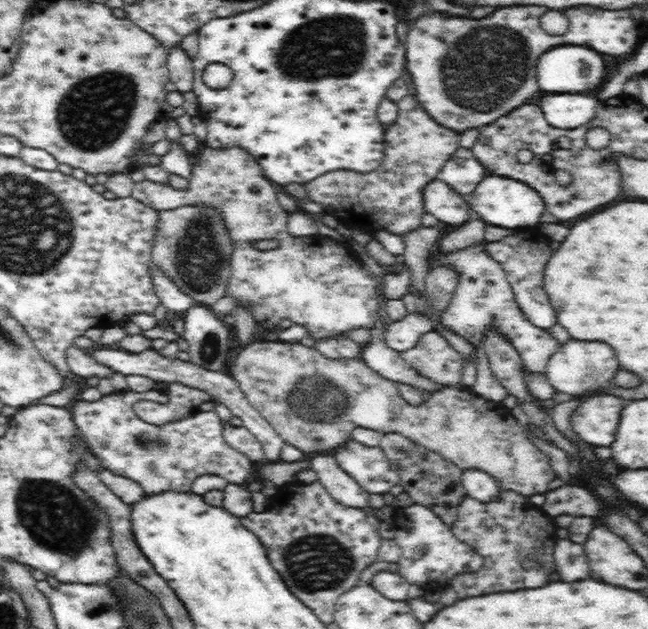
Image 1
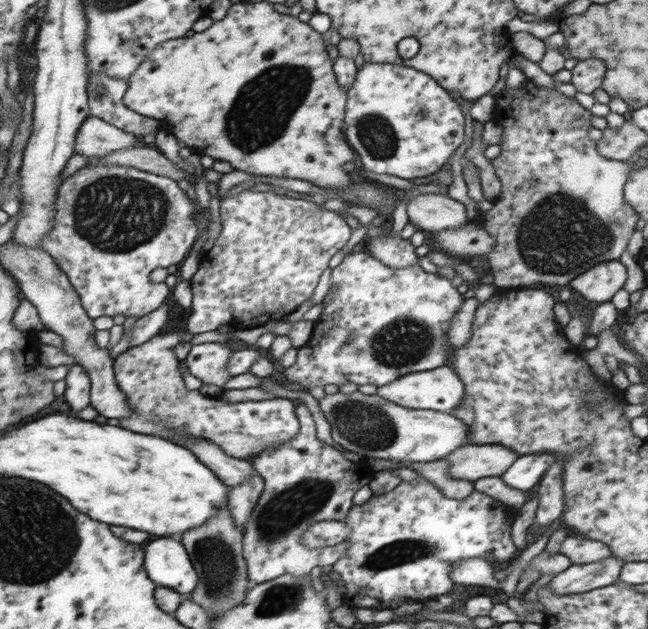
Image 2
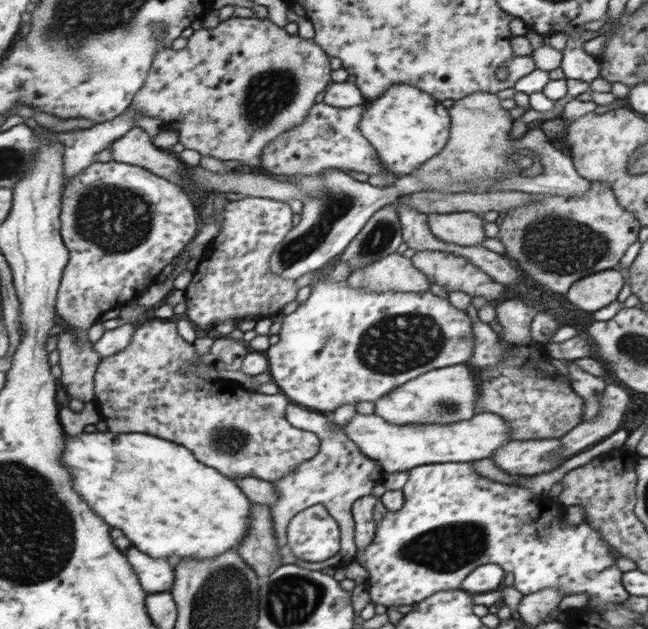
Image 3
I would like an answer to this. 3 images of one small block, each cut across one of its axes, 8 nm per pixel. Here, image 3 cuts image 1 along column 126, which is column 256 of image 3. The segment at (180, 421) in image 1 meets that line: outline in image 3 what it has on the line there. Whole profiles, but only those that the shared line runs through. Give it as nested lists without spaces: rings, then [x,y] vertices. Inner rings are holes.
[[[156,318],[155,321],[144,323],[138,327],[136,334],[133,336],[130,346],[102,360],[102,364],[97,369],[96,375],[96,394],[99,406],[99,412],[108,420],[110,430],[114,430],[116,434],[132,434],[132,432],[144,432],[144,434],[158,434],[158,438],[170,438],[170,442],[182,442],[182,446],[190,446],[190,450],[194,450],[194,454],[198,454],[198,458],[202,458],[202,462],[206,462],[206,466],[212,466],[216,470],[220,470],[222,475],[228,476],[230,479],[242,479],[245,477],[254,477],[262,481],[276,483],[282,478],[288,477],[295,469],[301,466],[304,461],[316,457],[320,452],[321,439],[316,433],[306,430],[300,430],[288,421],[288,406],[292,403],[290,398],[282,392],[275,395],[266,395],[258,393],[255,390],[242,390],[242,388],[230,388],[228,392],[224,392],[222,385],[212,386],[212,392],[208,390],[194,390],[194,376],[182,376],[180,368],[192,368],[192,360],[196,358],[196,352],[192,350],[192,344],[188,344],[182,336],[178,336],[176,332],[176,324],[171,321]]]

